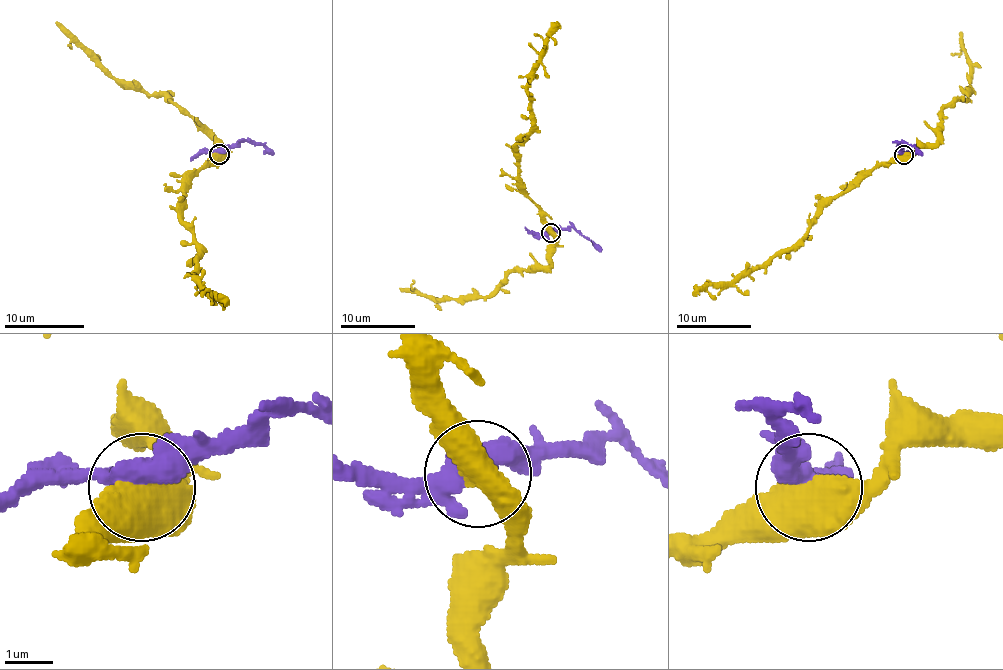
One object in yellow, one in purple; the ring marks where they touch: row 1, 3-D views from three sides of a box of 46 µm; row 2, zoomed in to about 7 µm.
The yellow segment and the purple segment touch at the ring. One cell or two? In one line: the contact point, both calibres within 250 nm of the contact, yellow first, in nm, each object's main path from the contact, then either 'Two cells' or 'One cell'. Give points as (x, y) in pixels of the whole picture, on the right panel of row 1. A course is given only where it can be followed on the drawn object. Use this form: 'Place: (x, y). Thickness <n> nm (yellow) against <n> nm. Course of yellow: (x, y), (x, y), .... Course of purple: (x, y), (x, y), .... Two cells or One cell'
Place: (903, 154). Thickness 550 nm (yellow) against 480 nm. Course of yellow: (903, 155), (888, 162), (879, 162), (851, 185), (797, 242), (743, 270), (730, 281), (704, 283), (693, 294). Course of purple: (903, 155), (899, 142), (910, 144), (920, 155). Two cells

